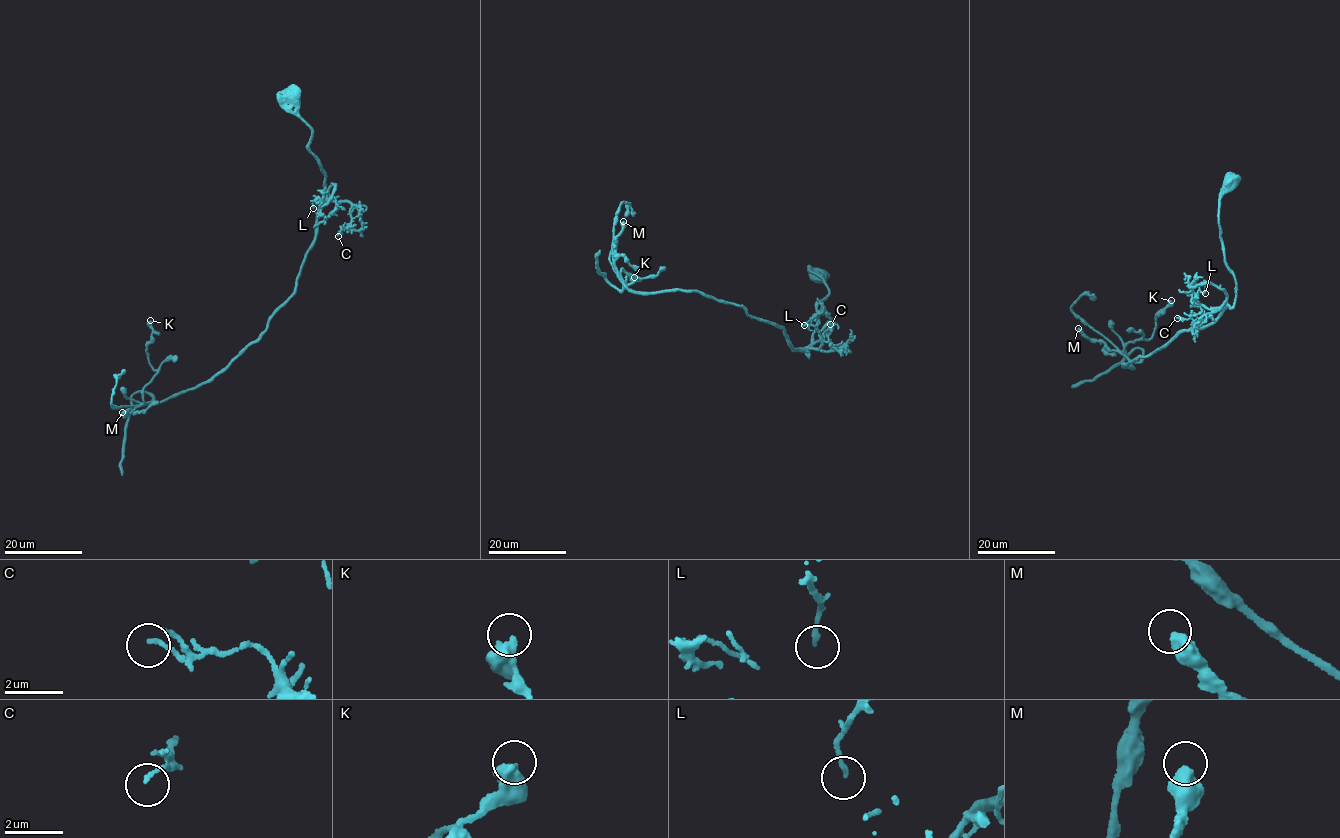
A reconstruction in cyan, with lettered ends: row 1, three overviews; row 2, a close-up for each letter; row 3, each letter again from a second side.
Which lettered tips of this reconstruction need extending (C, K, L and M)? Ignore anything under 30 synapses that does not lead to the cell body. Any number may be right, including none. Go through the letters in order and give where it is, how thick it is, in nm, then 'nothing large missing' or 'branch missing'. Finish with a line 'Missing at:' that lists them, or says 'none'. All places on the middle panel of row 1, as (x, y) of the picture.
C: (830, 324) | 120 nm | nothing large missing
K: (634, 277) | 500 nm | nothing large missing
L: (804, 325) | 150 nm | nothing large missing
M: (623, 221) | 550 nm | nothing large missing
Missing at: none

